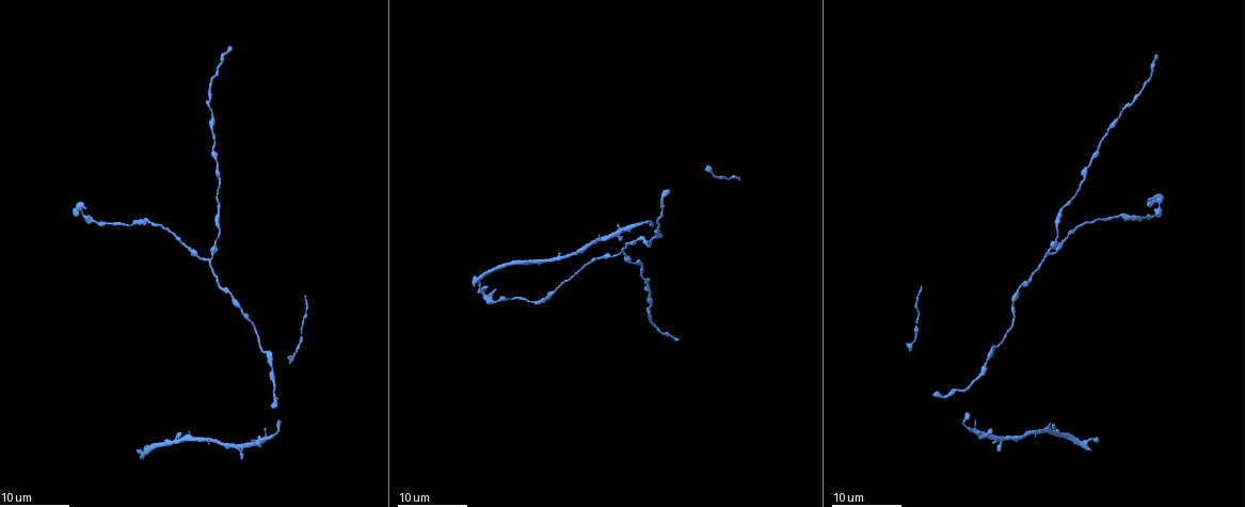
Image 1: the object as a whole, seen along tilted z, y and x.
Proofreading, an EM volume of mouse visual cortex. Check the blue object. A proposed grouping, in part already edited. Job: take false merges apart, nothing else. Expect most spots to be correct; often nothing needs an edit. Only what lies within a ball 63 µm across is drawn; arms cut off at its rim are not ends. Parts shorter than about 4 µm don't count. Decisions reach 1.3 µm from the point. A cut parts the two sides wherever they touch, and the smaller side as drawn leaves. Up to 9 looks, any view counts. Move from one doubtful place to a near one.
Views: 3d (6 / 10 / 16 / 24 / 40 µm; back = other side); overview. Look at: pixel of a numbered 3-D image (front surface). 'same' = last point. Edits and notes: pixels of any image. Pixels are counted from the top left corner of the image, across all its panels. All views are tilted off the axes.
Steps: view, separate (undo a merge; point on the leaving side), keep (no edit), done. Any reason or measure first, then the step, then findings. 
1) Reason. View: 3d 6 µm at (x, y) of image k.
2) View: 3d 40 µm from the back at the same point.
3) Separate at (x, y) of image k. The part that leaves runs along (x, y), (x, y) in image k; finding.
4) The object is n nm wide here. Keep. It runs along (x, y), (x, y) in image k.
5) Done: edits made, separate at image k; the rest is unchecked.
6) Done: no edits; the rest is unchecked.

A narrow waist. View: 3d 16 µm at (648, 285) of image 1.

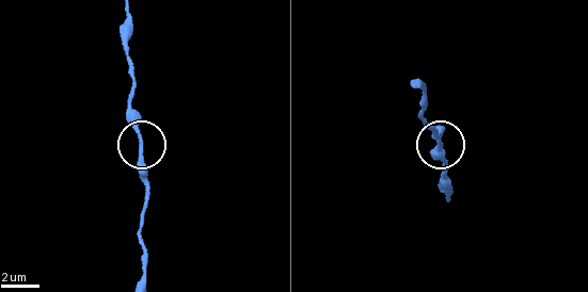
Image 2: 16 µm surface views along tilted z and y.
Zoom in. View: 3d 6 µm at (141, 140) of image 2.

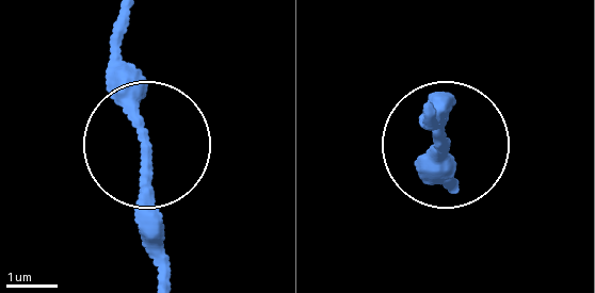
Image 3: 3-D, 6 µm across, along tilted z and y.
The object is 180 nm wide here. Keep. It runs along (161, 274), (142, 101), (115, 38) in image 3; continuous, no second cell.

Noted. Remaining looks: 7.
Calibre changes. View: 3d 16 µm at (1059, 210) of image 1.

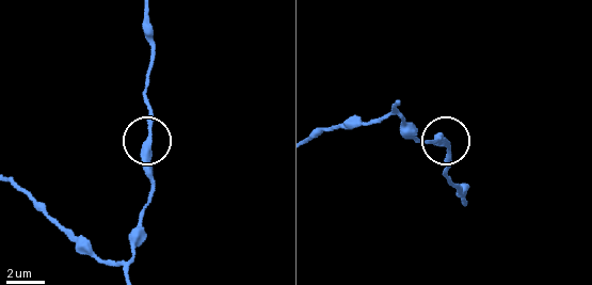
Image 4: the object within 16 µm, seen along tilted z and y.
Zoom in. View: 3d 10 µm at (149, 140) of image 4.

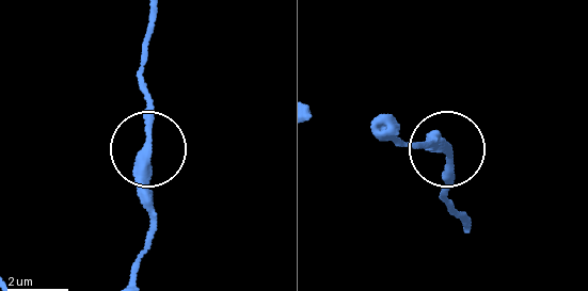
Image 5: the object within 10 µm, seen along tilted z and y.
The object is 270 nm wide here. Keep. It runs along (133, 273), (153, 227), (148, 93) in image 5; continuous, no second cell.

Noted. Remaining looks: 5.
Two arms in line, one across. View: 3d 16 µm at (210, 261) of image 1.

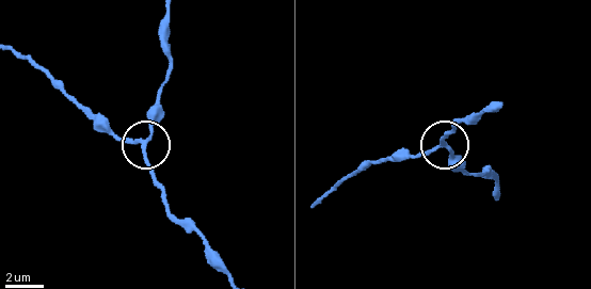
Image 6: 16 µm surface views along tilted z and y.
View: 3d 6 µm at (444, 146) of image 6.

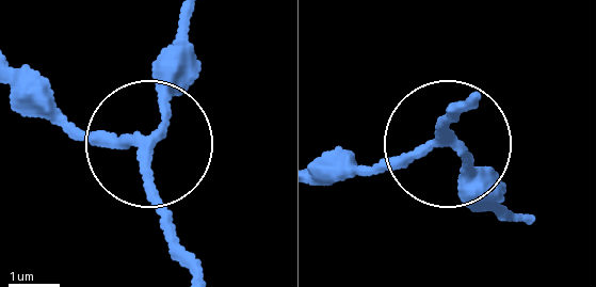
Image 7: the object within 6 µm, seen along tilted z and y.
3 arms meet here. Keep. It runs along (465, 101), (447, 132), (408, 155), (323, 171) in image 7; all the same cell.

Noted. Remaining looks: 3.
Thin neck. View: 3d 24 µm at (1013, 303) of image 1.

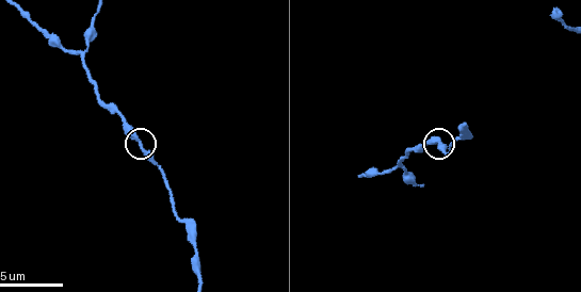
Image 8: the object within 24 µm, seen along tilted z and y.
View: 3d 6 µm at (141, 143) of image 8.

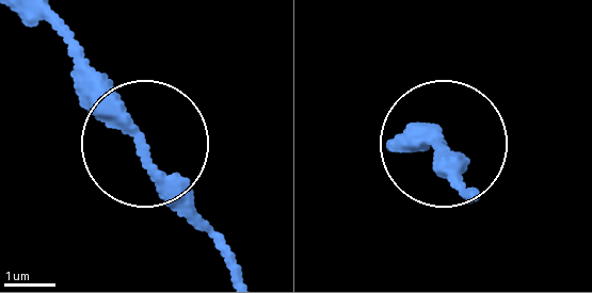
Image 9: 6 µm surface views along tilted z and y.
Keep. It runs along (214, 245), (65, 48) in image 9; all the same cell.

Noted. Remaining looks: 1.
Done: no edits; the rest is unchecked.

